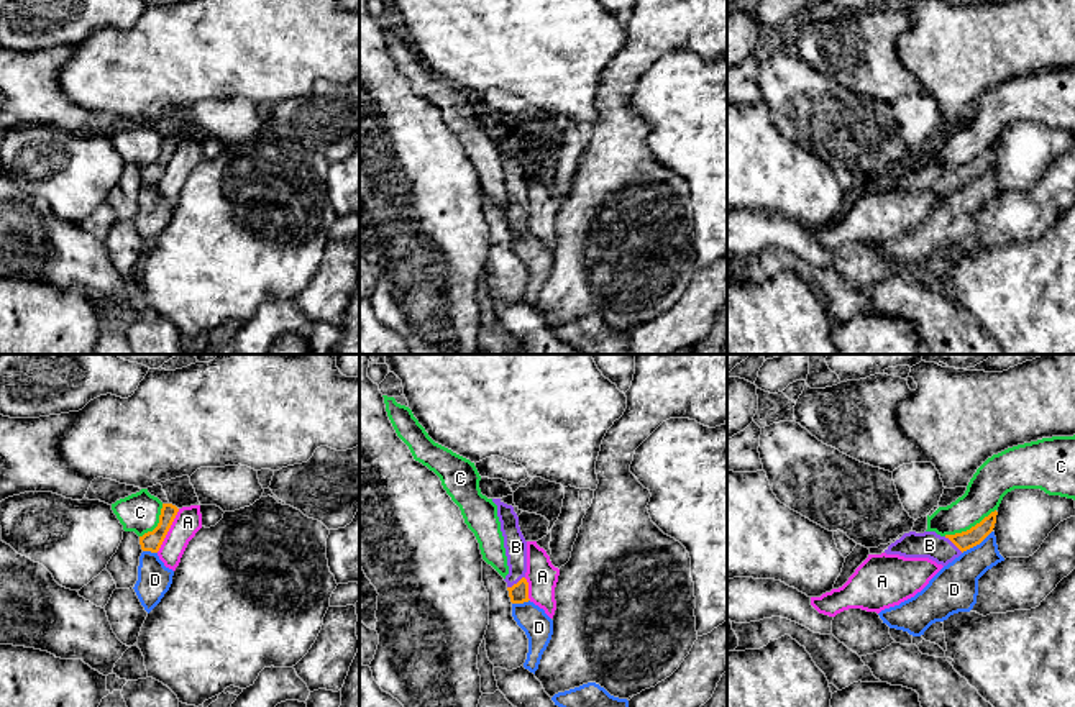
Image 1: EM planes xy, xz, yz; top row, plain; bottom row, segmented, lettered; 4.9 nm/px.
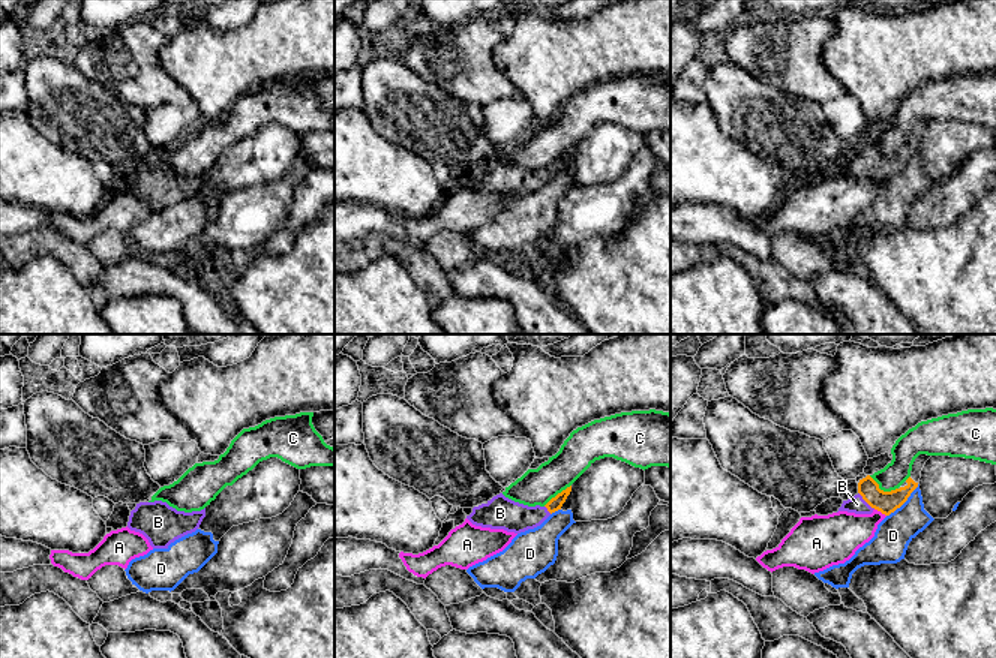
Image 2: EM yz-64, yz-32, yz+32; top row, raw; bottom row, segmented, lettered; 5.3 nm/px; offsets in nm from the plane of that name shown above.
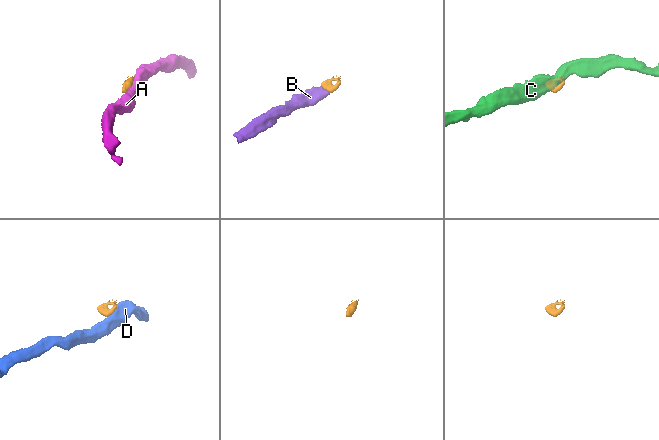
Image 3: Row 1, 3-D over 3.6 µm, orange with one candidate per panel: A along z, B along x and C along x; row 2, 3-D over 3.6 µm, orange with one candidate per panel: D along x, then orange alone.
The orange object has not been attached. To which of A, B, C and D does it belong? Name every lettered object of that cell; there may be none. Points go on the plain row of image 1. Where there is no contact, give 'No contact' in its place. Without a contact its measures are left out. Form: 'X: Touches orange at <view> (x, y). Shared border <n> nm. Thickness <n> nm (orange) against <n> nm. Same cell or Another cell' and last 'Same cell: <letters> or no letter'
A: Touches orange at xy (168, 163). Shared border 240 nm. Thickness 100 nm (orange) against 140 nm. Another cell
B: Touches orange at xz (517, 215). Shared border 110 nm. Thickness 100 nm (orange) against 110 nm. Same cell
C: Touches orange at yz (970, 161). Shared border 280 nm. Thickness 90 nm (orange) against 190 nm. Another cell
D: Touches orange at yz (977, 176). Shared border 190 nm. Thickness 90 nm (orange) against 220 nm. Another cell
Same cell: B

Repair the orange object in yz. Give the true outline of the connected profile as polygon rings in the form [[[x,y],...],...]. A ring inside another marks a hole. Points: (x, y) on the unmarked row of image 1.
[[[991,144],[980,156],[967,164],[940,169],[935,164],[904,166],[891,176],[885,185],[904,190],[929,190],[937,197],[947,198],[963,184],[980,177],[995,161],[998,144]]]

